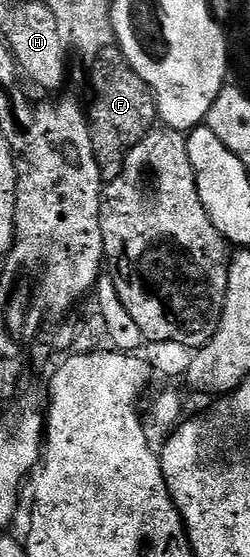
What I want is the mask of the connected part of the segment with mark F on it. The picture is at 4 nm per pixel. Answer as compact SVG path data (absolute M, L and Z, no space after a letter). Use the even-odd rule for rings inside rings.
M118 45L105 48L105 52L98 54L90 66L91 90L95 93L95 103L89 106L93 156L104 183L108 183L121 176L129 152L137 148L140 140L156 125L155 95L145 80L133 72Z

